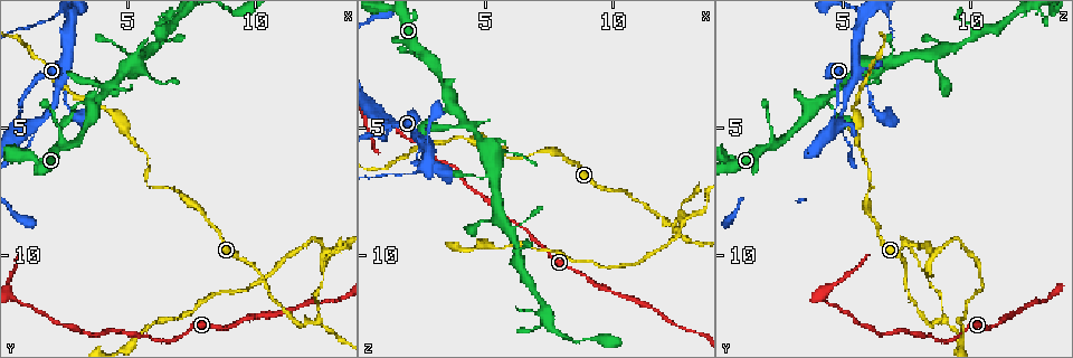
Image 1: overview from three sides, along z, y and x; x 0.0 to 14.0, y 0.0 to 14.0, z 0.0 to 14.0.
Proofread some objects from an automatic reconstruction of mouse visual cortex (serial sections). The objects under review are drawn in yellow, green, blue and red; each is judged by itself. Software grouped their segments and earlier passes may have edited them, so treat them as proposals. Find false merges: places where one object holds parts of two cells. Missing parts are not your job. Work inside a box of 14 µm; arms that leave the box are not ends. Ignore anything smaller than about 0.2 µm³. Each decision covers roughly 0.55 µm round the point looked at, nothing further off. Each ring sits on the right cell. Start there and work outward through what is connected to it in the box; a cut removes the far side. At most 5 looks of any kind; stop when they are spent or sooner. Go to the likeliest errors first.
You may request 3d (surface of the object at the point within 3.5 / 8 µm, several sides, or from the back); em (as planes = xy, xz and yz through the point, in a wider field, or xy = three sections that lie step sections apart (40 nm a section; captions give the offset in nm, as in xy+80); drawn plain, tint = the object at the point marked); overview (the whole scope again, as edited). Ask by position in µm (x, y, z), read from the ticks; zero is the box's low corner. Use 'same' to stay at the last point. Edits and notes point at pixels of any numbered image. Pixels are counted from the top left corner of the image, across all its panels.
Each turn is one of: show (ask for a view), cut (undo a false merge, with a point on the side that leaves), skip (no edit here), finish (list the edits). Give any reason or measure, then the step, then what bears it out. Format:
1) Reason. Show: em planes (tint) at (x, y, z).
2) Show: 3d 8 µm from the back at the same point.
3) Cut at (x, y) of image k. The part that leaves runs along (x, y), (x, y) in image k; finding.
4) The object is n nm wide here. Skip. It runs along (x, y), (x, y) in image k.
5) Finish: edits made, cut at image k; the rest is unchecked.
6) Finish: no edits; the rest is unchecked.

Three-way junction. Show: 3d 3.5 µm at (12.4, 12.6, 9.0).

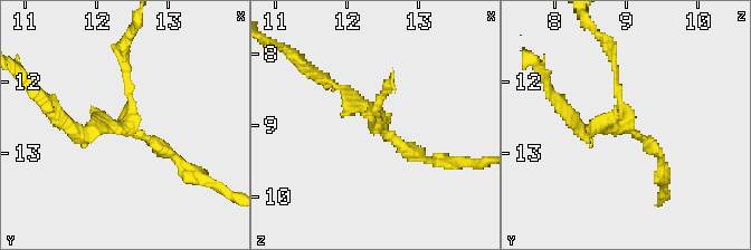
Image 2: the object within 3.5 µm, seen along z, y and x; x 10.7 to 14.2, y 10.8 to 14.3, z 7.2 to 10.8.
Cut at (126, 79) of image 2. The part that leaves runs along (129, 125), (122, 46), (132, 32) in image 2; two cells meet here.

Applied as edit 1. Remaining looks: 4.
Abrupt turn. Show: 3d 3.5 µm at (5.8, 7.3, 6.2).

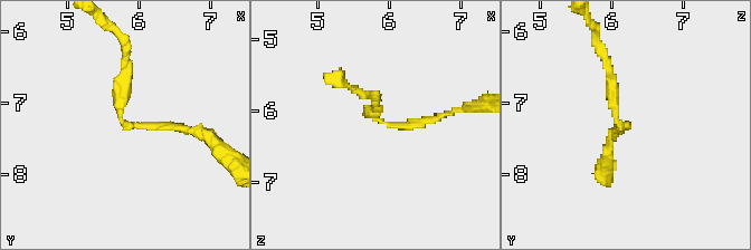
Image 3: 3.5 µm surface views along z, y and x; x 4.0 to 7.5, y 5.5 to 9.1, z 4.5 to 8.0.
The arms are 100, 150 nm wide; shape alone is not enough. Show: em planes (tint) at (5.80, 7.30, 6.15).

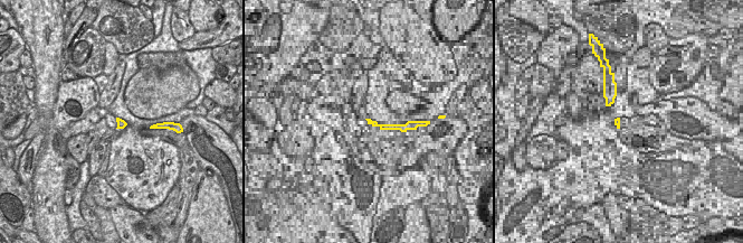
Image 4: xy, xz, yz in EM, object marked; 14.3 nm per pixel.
Show: em xy step 3 (tint) at the same point.

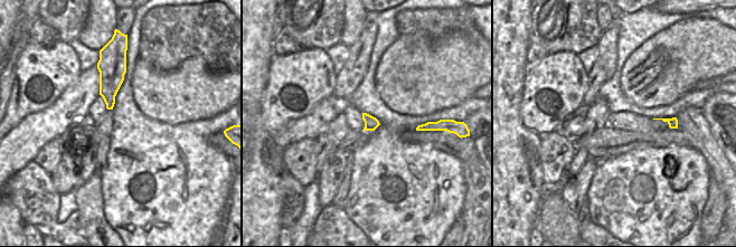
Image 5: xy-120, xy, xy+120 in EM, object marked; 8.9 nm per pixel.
Skip. It runs along (616, 133), (601, 54) in image 3; continuous, no second cell.

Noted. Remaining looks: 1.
Finish: edits made, cut at image 2; the rest is unchecked.

